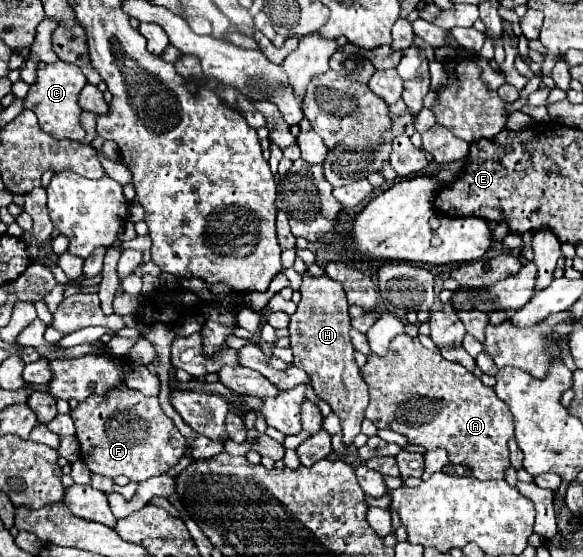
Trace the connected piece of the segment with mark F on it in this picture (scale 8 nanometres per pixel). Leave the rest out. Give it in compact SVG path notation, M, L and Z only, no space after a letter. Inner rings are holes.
M120 386L106 396L88 396L70 412L76 424L76 438L80 442L80 458L88 464L92 474L116 478L120 474L130 480L148 480L164 474L186 452L186 440L174 422L162 412L156 396L144 396L138 390Z

